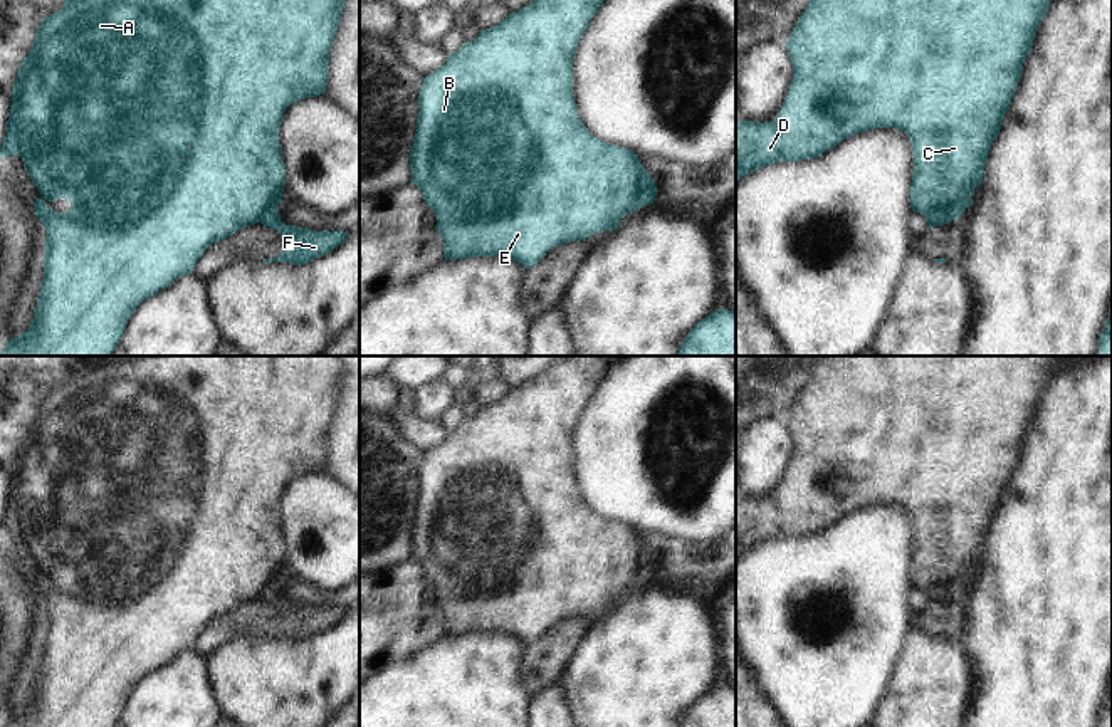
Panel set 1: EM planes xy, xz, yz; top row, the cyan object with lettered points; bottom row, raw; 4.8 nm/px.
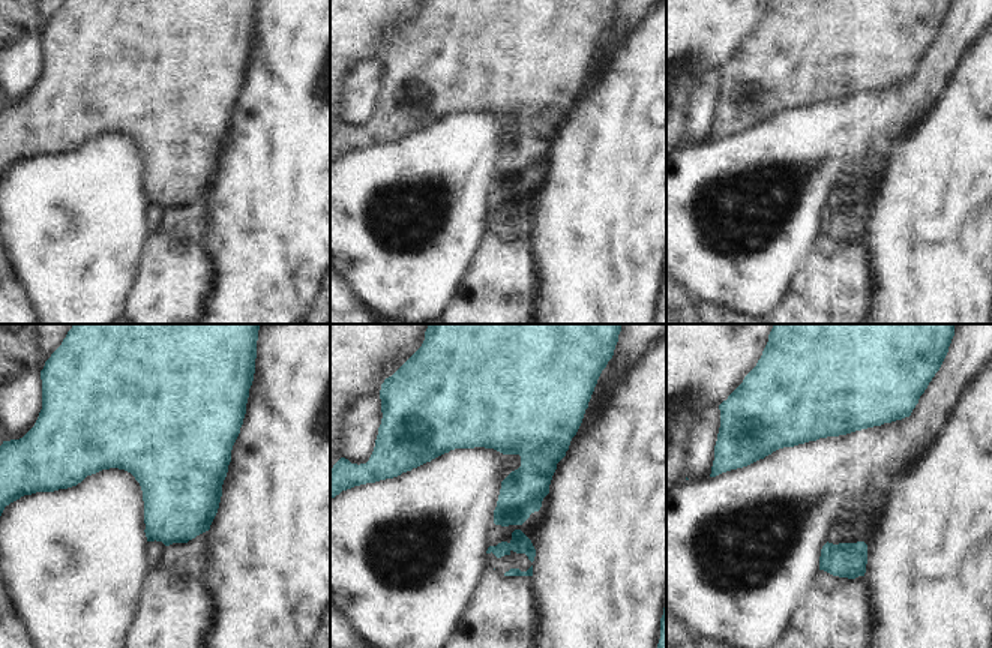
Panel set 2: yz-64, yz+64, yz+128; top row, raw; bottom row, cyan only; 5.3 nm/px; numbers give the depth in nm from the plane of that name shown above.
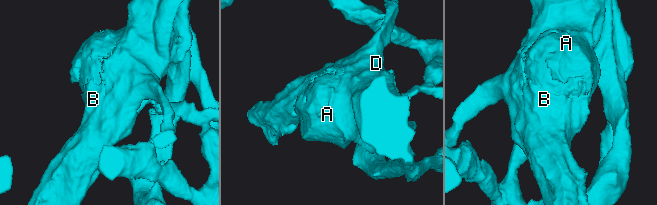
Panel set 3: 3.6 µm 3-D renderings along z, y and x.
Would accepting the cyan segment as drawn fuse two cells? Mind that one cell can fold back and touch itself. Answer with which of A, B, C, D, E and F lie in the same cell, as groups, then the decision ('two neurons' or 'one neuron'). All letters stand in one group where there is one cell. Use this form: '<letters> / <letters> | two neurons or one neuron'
A B C D E / F | two neurons

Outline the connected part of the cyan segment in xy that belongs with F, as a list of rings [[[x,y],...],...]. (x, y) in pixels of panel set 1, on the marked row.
[[[272,210],[262,218],[264,227],[270,227],[281,233],[284,242],[284,250],[277,259],[264,259],[264,264],[269,262],[289,262],[292,265],[304,265],[314,259],[321,259],[329,254],[333,248],[341,245],[348,233],[343,230],[311,230],[301,228],[296,225],[284,225],[281,222],[281,213]]]

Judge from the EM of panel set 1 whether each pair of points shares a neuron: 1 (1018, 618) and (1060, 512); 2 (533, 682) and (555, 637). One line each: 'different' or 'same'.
1: same
2: same

